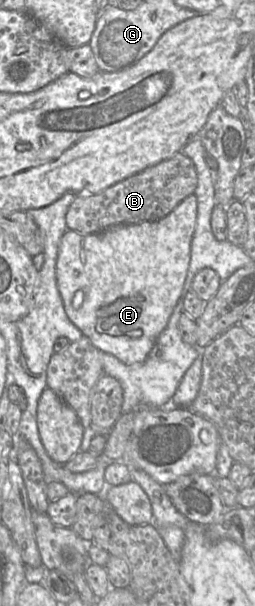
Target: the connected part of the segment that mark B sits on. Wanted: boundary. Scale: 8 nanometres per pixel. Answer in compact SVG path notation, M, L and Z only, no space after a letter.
M181 151L99 193L77 194L66 214L67 228L78 233L90 234L116 225L158 220L164 218L183 199L193 194L196 187L195 165Z

